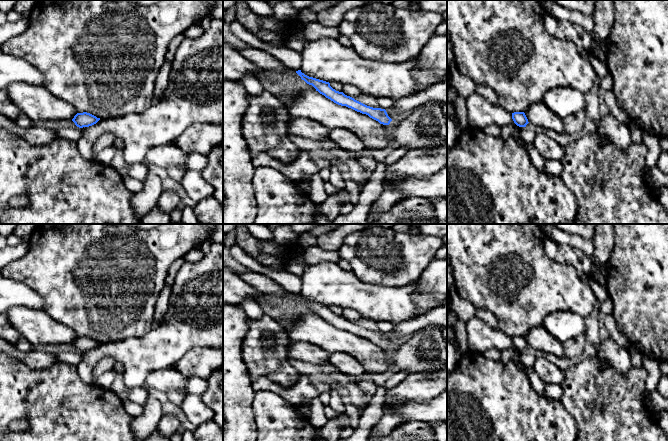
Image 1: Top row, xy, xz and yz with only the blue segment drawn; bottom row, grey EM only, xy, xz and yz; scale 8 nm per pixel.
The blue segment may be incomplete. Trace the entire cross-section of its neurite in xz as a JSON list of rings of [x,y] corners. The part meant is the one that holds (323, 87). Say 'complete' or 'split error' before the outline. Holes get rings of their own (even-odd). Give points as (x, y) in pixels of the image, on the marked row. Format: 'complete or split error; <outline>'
complete; [[[301,70],[296,71],[296,73],[307,84],[312,85],[316,89],[316,91],[318,91],[320,94],[324,95],[326,98],[330,99],[336,104],[346,106],[362,114],[366,114],[370,118],[378,121],[380,124],[383,125],[389,125],[392,121],[385,109],[367,106],[355,100],[354,98],[345,95],[343,92],[336,91],[330,86],[329,82],[309,77],[302,73]]]

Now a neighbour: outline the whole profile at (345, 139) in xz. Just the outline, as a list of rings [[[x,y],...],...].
[[[344,128],[330,130],[329,137],[341,148],[350,153],[364,150],[364,143],[361,138]]]

